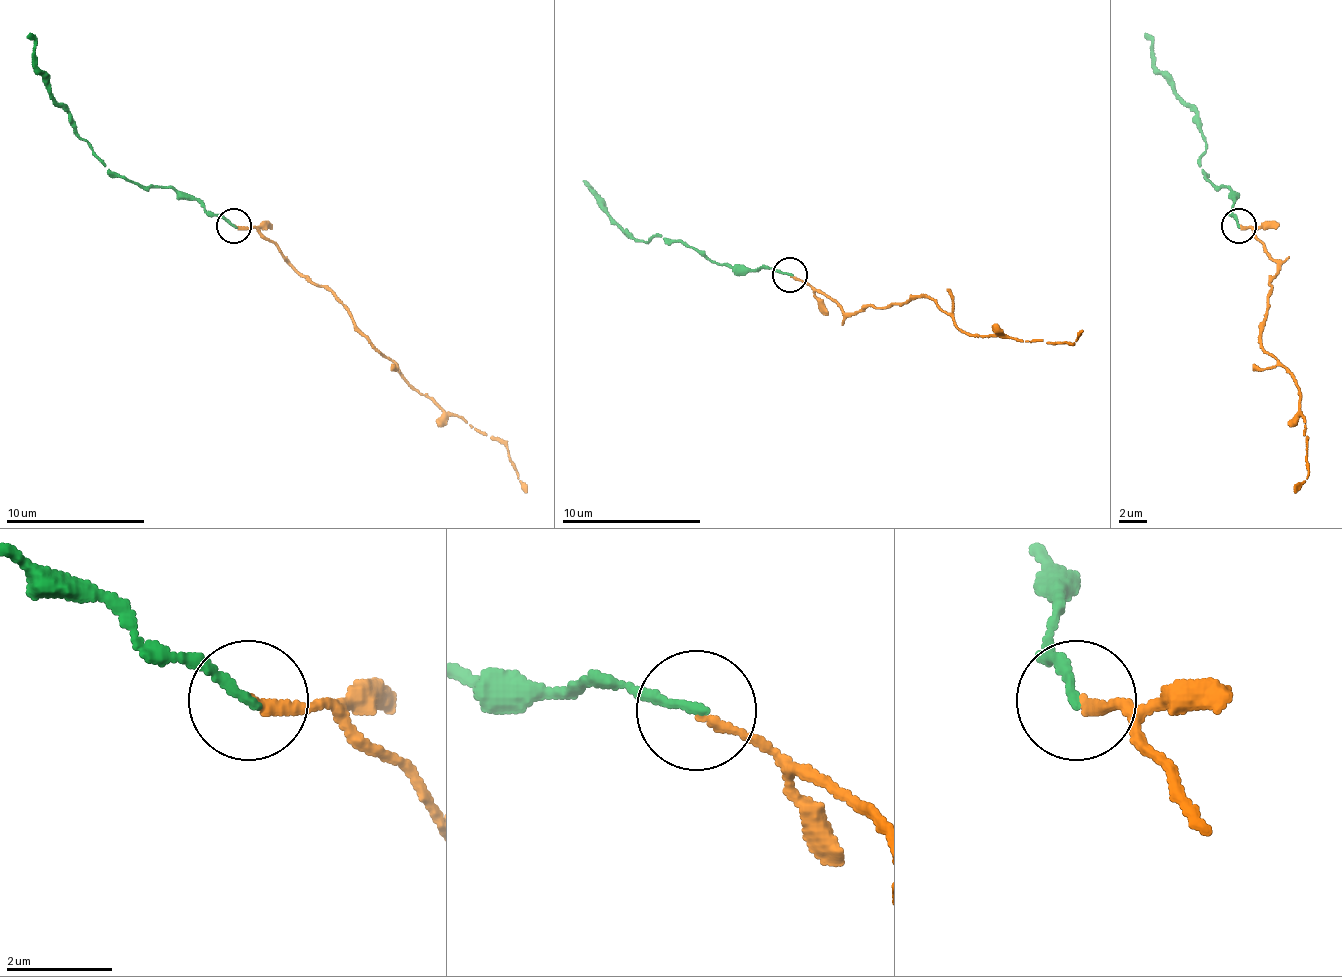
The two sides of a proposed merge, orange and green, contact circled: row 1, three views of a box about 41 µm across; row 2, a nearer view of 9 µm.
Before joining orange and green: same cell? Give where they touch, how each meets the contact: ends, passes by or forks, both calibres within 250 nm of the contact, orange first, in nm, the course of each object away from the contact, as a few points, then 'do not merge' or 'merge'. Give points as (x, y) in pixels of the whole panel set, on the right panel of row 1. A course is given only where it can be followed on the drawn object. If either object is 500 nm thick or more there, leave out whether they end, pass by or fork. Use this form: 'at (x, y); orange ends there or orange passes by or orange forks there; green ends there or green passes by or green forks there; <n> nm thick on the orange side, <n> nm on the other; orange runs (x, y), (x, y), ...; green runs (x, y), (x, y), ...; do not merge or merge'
at (1239, 226); orange ends there; green ends there; 150 nm thick on the orange side, 170 nm on the other; orange runs (1241, 225), (1276, 260), (1269, 284), (1262, 347), (1297, 385), (1308, 438), (1308, 479), (1294, 493); green runs (1238, 225), (1231, 215), (1234, 194), (1199, 166), (1206, 138), (1199, 117), (1154, 65), (1154, 44), (1144, 33); merge

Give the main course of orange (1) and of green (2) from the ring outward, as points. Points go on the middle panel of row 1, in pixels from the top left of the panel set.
1: (789, 277), (820, 288), (845, 312), (932, 298), (967, 333), (1075, 344), (1082, 330)
2: (789, 274), (765, 267), (733, 270), (726, 263), (667, 242), (660, 235), (639, 242), (629, 235), (583, 180)

